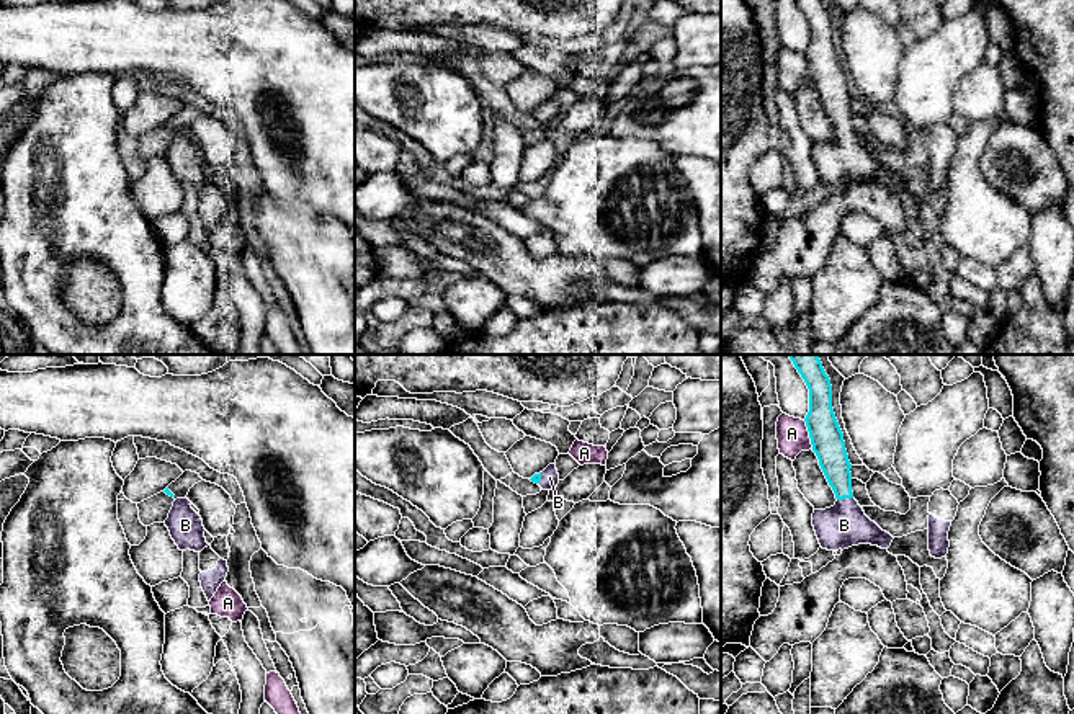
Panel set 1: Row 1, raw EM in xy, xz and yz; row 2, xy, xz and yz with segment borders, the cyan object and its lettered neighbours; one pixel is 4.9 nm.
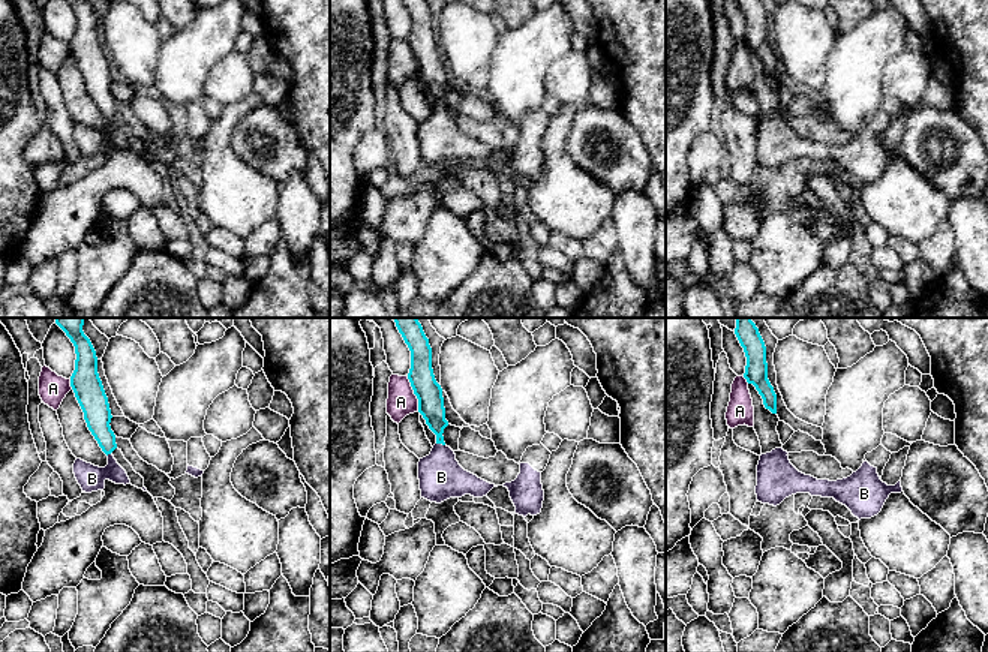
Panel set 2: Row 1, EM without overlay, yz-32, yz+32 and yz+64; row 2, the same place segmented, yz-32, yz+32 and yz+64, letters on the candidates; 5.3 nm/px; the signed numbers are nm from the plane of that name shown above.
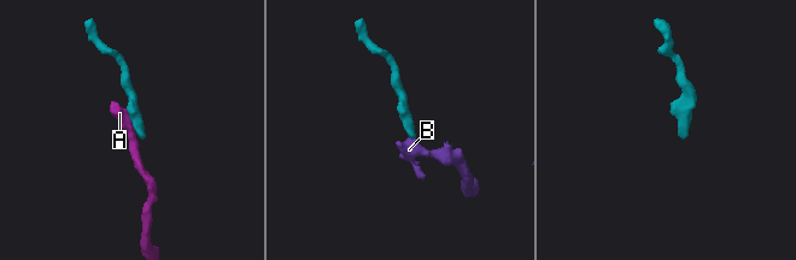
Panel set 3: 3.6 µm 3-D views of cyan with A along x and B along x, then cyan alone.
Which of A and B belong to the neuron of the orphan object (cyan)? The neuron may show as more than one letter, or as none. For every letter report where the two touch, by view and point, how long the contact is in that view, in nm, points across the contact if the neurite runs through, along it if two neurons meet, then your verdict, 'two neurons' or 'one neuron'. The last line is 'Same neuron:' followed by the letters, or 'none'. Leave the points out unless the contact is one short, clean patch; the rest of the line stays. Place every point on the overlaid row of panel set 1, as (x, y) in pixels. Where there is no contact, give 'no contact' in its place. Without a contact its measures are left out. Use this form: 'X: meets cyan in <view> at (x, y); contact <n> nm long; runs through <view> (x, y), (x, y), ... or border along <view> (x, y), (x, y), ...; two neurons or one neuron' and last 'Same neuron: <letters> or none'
A: meets cyan in yz at (809, 435); contact 150 nm long; border along yz (803, 420), (813, 448); two neurons
B: meets cyan in yz at (844, 497); contact 80 nm long; runs through yz (831, 451), (844, 497), (844, 525); one neuron
Same neuron: B

